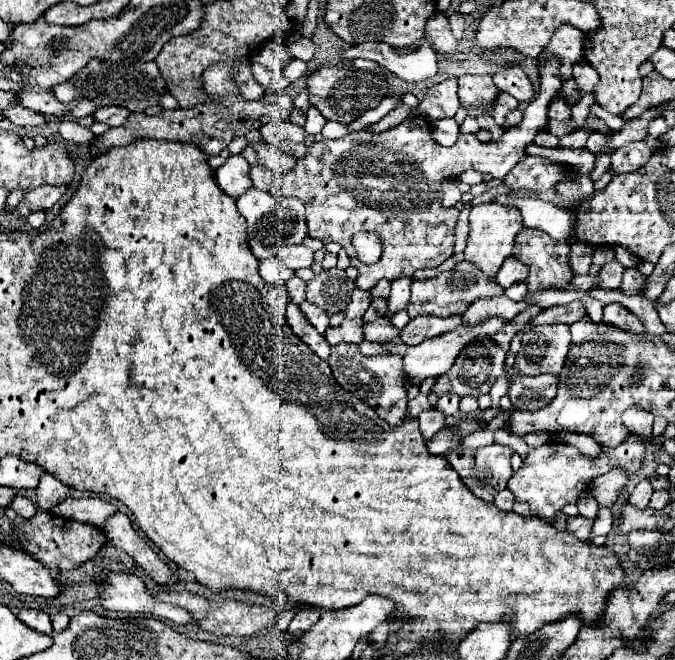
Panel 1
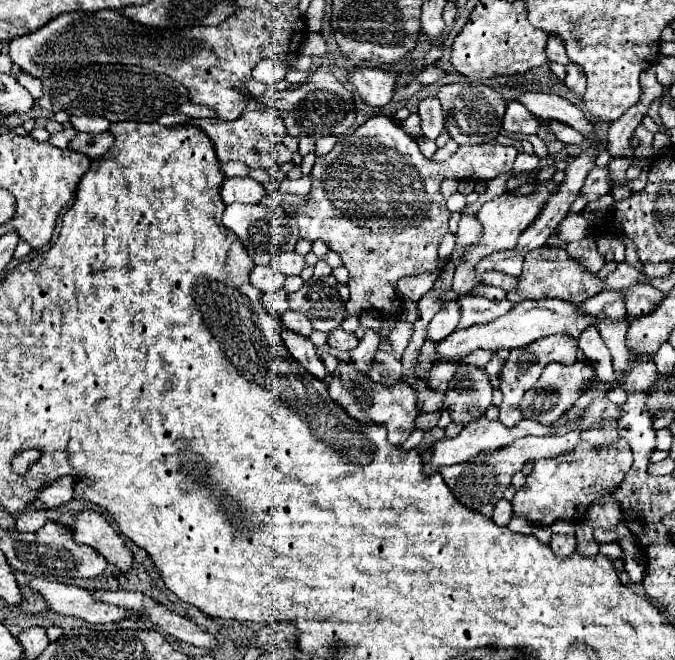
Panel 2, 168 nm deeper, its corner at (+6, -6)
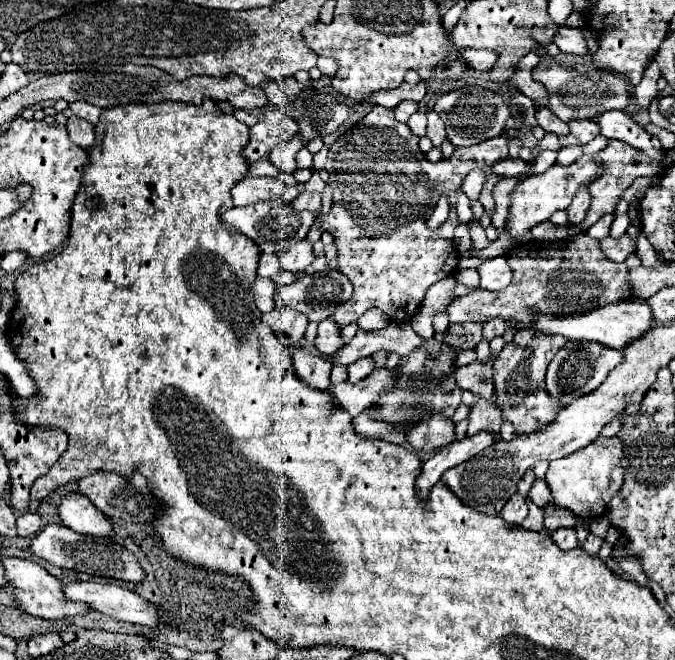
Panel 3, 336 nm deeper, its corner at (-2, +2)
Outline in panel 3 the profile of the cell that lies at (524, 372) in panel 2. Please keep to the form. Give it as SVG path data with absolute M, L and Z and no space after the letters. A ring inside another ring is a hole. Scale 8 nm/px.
M520 329L514 335L514 341L508 343L502 353L496 359L496 393L498 393L498 407L502 409L502 419L510 421L514 425L516 435L528 435L540 431L542 427L550 425L558 411L562 411L560 403L550 399L544 391L544 375L546 367L552 361L552 357L558 353L560 347L564 347L568 339L560 335L546 335L532 329Z

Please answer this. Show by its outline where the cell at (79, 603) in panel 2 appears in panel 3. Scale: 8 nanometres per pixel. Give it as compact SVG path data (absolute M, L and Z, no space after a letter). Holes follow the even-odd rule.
M2 557L4 563L4 573L6 573L6 581L8 585L14 587L14 601L18 603L18 607L32 615L32 617L42 617L42 619L60 619L64 615L78 615L78 613L88 613L86 605L80 605L76 601L68 601L68 597L64 597L60 585L62 581L52 577L46 569L42 569L40 565L36 565L34 561L28 559L20 559L20 557Z

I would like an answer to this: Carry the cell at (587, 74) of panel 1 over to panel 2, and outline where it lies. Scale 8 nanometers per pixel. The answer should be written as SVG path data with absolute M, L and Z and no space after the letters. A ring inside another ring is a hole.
M520 93L518 99L532 115L540 117L540 119L558 119L566 125L570 125L572 129L580 131L582 135L594 135L592 133L592 123L586 117L586 113L582 113L574 103L570 103L568 99L560 97L560 95L552 95L552 93Z

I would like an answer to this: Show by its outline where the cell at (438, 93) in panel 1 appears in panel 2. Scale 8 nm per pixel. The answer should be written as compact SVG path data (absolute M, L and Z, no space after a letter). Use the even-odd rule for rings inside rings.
M428 97L422 99L418 105L418 115L422 119L422 133L428 139L436 139L444 127L446 127L446 119L440 107L440 101L436 97Z

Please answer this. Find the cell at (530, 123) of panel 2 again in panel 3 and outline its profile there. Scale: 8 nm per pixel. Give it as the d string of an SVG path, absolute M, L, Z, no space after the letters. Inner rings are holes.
M538 109L538 111L536 111L536 119L538 119L538 125L540 125L546 133L556 133L558 137L570 133L570 127L568 127L564 121L560 121L560 119L558 119L552 111L548 111L548 109Z

